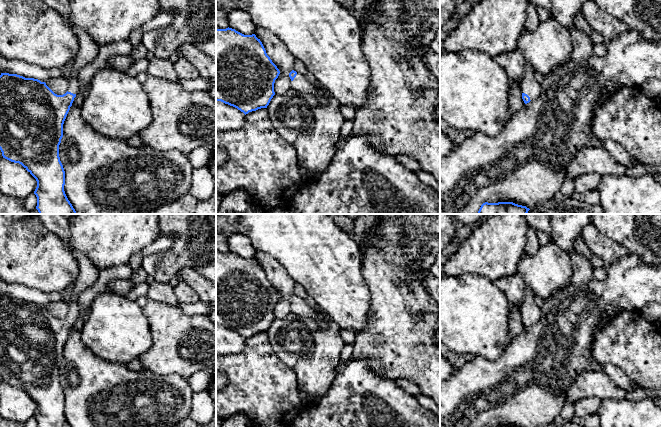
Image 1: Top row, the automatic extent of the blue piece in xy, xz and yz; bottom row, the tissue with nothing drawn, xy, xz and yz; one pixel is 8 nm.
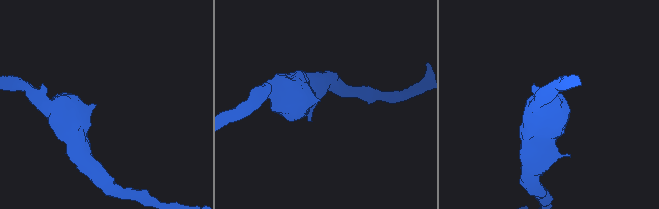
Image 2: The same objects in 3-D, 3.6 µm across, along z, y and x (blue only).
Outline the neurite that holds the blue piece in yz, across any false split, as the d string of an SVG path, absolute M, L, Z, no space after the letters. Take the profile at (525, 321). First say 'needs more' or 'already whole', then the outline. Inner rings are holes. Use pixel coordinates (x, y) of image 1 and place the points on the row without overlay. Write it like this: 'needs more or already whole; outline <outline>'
needs more; outline M525 287L524 301L521 304L522 323L525 328L536 323L541 317L541 310L534 302L534 294L530 287Z

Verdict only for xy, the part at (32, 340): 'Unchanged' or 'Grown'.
Grown

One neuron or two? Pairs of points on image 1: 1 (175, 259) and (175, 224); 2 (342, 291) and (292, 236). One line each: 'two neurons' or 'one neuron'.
1: one neuron
2: one neuron

